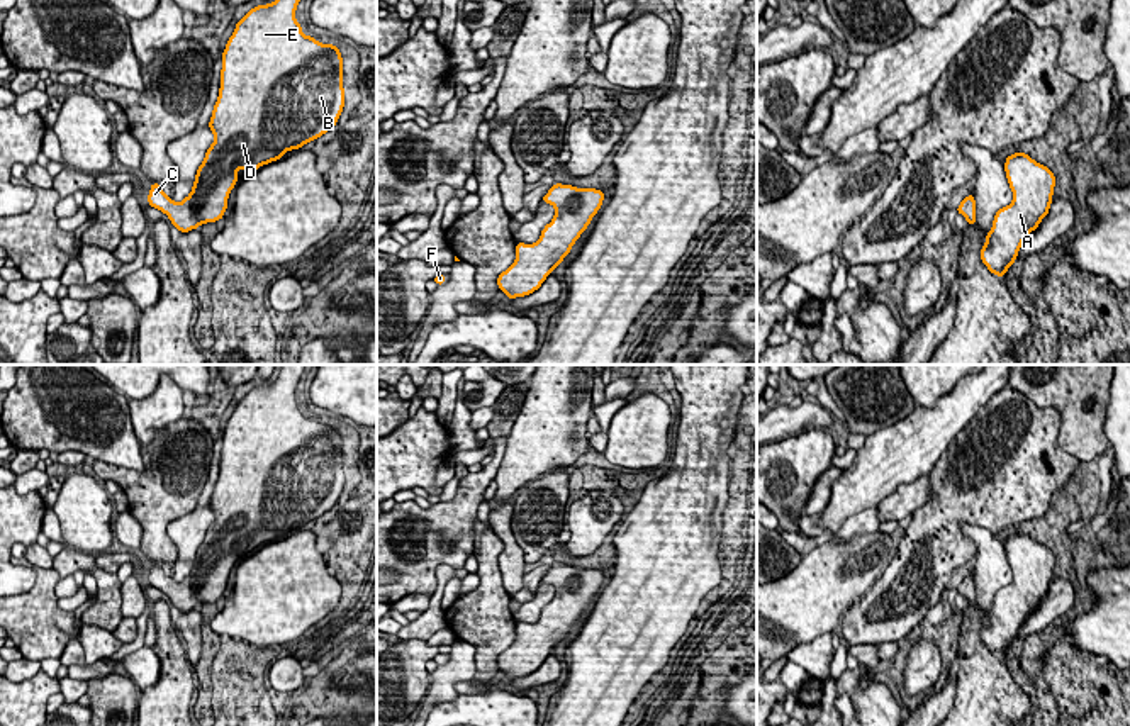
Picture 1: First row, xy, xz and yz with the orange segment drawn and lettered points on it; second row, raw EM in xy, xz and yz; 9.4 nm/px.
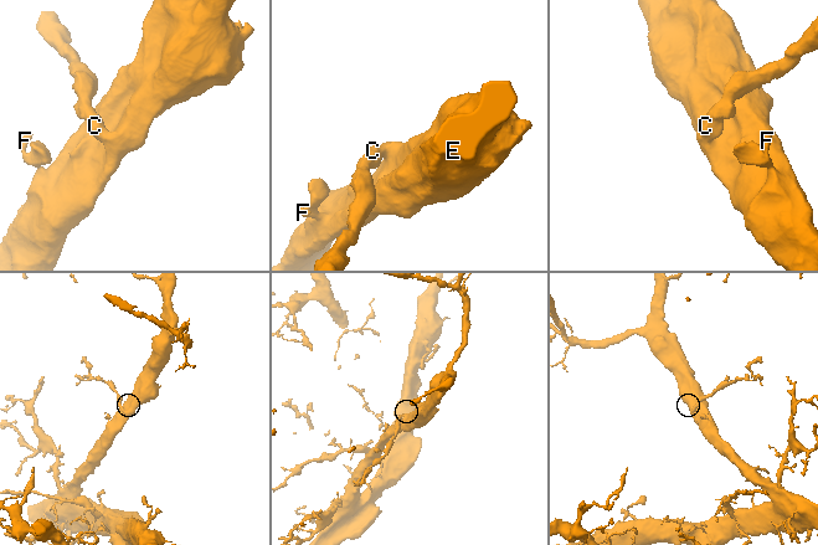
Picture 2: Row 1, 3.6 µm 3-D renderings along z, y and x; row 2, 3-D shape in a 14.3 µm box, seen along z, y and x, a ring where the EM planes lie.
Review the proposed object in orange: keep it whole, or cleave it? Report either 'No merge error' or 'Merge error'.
No merge error

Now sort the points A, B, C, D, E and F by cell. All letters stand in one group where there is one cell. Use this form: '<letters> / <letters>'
A B C D E F

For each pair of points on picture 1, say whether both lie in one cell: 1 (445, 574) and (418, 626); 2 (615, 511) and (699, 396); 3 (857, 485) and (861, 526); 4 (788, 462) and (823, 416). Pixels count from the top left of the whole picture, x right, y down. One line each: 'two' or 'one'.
1: one
2: two
3: two
4: two

